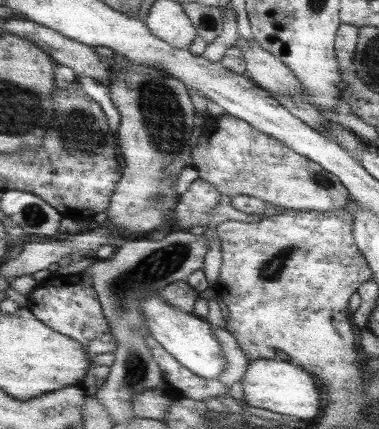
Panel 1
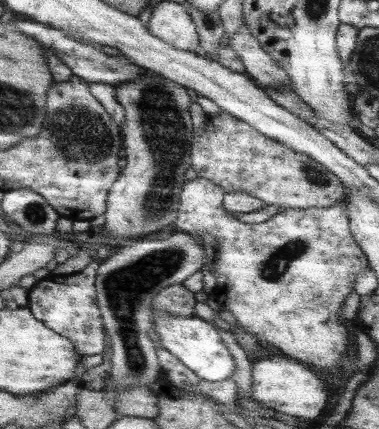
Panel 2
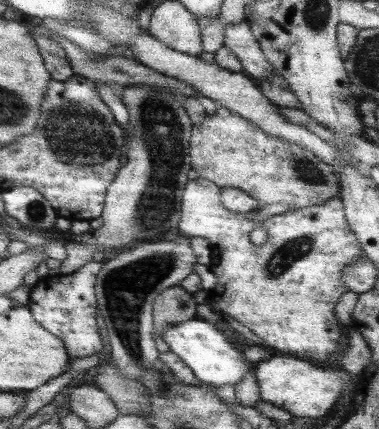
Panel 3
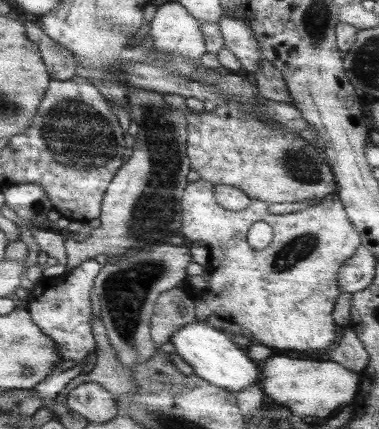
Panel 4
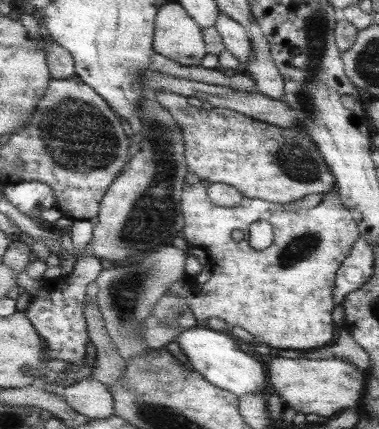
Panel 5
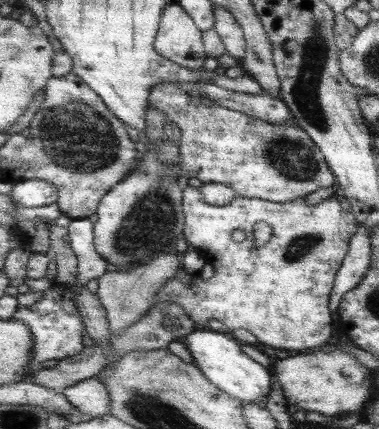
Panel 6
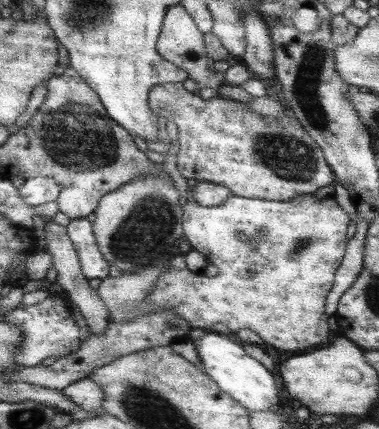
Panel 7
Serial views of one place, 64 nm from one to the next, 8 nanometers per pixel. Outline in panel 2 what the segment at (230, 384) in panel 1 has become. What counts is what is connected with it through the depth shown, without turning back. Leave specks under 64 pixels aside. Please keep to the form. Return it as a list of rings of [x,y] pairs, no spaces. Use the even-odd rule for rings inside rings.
[[[221,332],[223,334],[223,344],[227,346],[227,350],[231,352],[233,356],[233,362],[235,362],[235,372],[231,376],[231,380],[237,384],[237,392],[243,394],[243,398],[251,398],[251,390],[253,390],[253,384],[251,384],[251,372],[253,372],[253,360],[247,356],[247,352],[241,348],[241,344],[235,342],[235,338],[229,334],[229,332]]]

